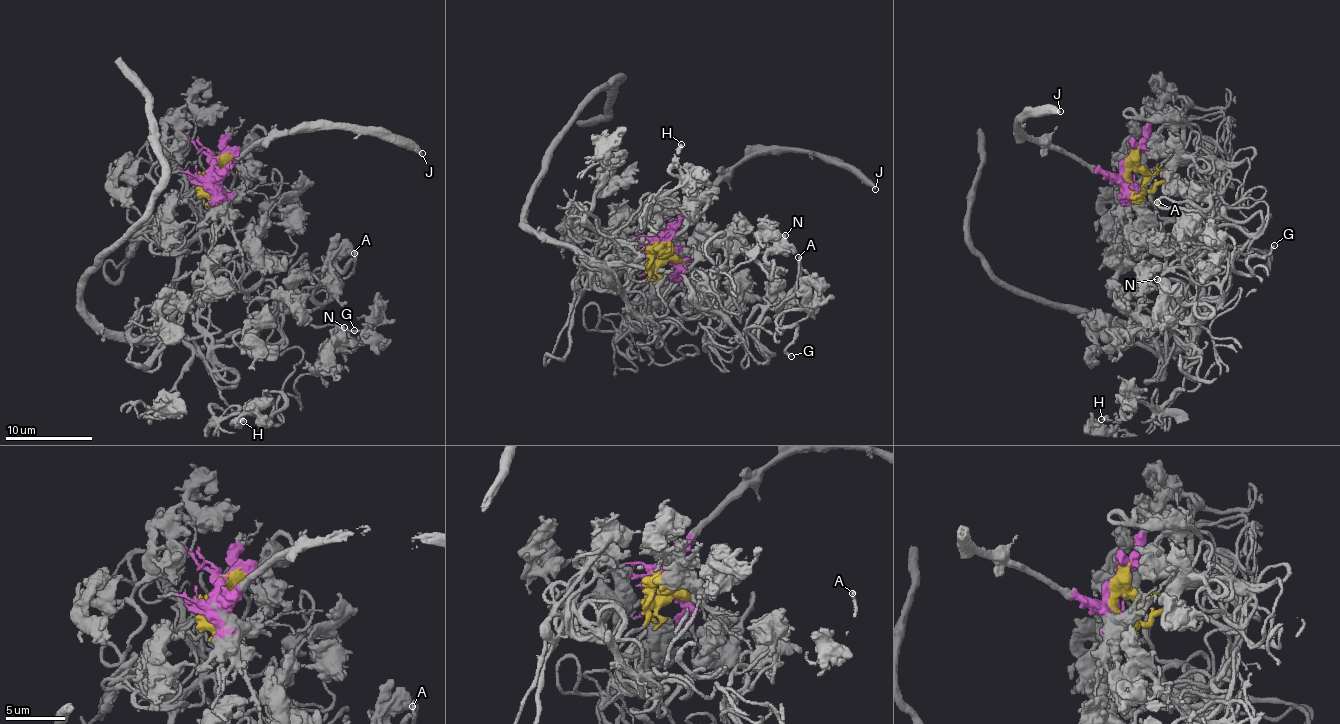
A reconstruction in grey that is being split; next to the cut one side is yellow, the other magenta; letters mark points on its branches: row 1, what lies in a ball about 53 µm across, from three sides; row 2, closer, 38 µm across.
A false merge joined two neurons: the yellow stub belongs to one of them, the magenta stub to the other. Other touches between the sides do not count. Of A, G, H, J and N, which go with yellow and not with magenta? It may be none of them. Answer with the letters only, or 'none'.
A, G, H, N

